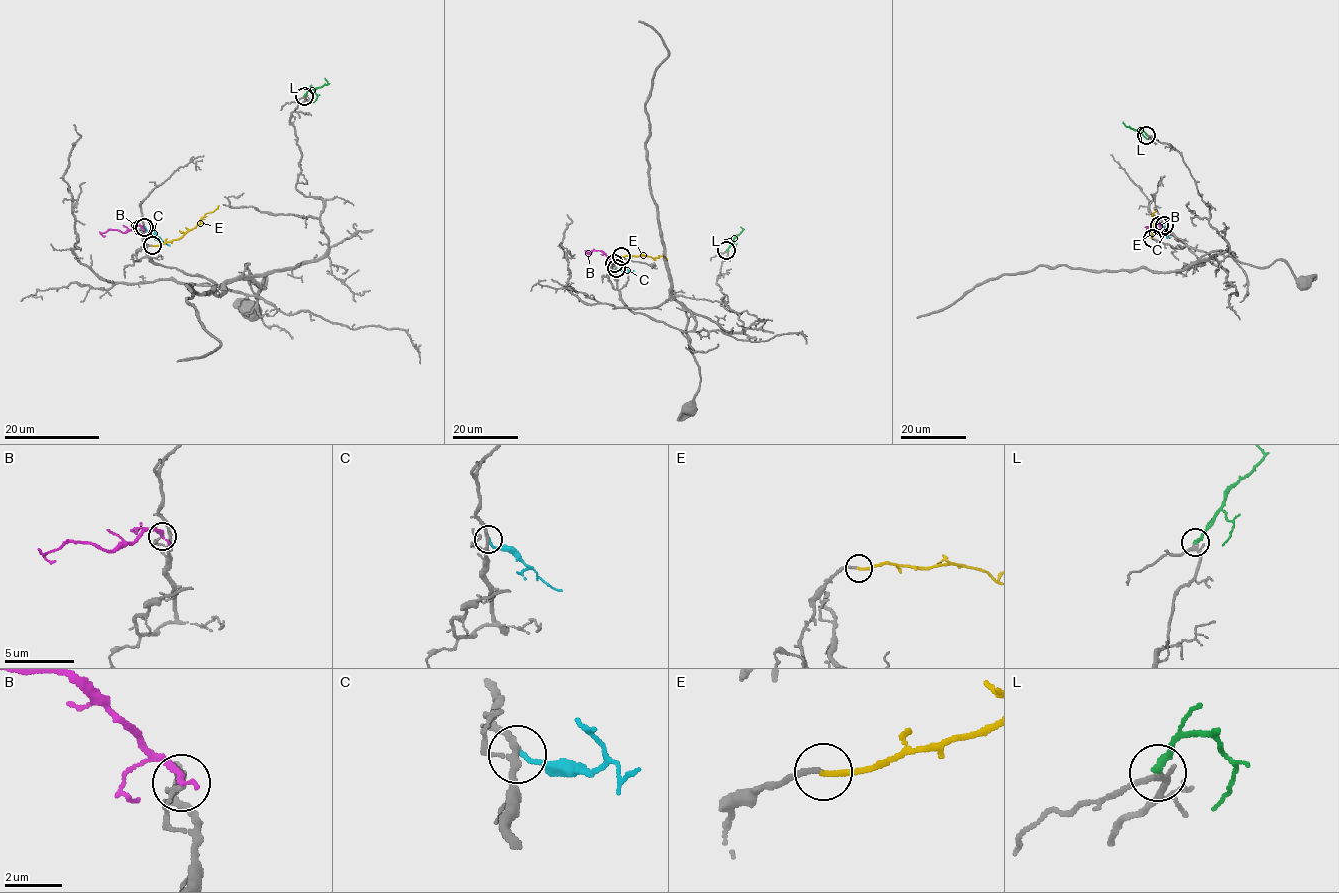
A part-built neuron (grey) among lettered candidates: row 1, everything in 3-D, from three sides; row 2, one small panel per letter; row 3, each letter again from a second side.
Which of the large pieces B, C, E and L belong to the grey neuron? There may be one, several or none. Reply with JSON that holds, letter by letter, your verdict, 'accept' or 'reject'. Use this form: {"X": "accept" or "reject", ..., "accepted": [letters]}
{"B": "reject", "C": "reject", "E": "accept", "L": "reject", "accepted": ["E"]}

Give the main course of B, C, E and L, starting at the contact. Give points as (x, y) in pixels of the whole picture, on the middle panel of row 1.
B: (614, 263), (599, 250), (589, 252)
C: (616, 268), (633, 270)
E: (621, 256), (645, 255), (654, 259), (659, 256), (667, 260)
L: (727, 250), (742, 230), (741, 226)

